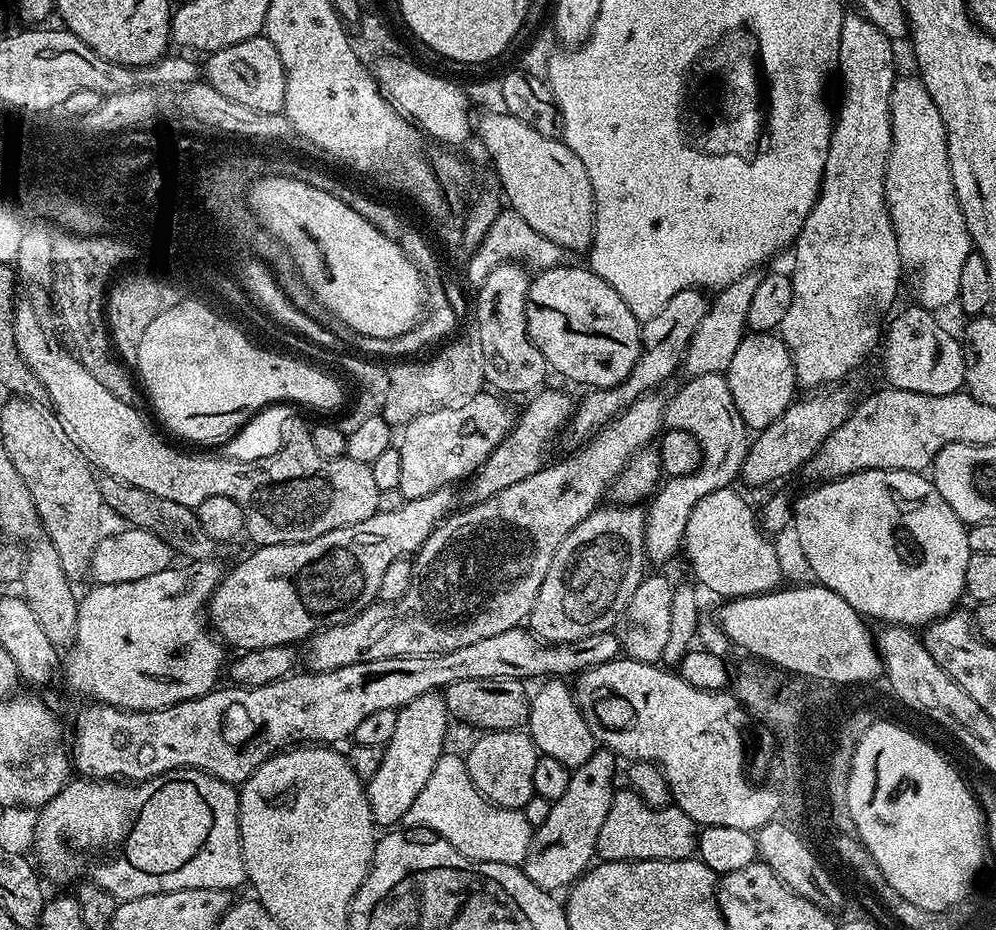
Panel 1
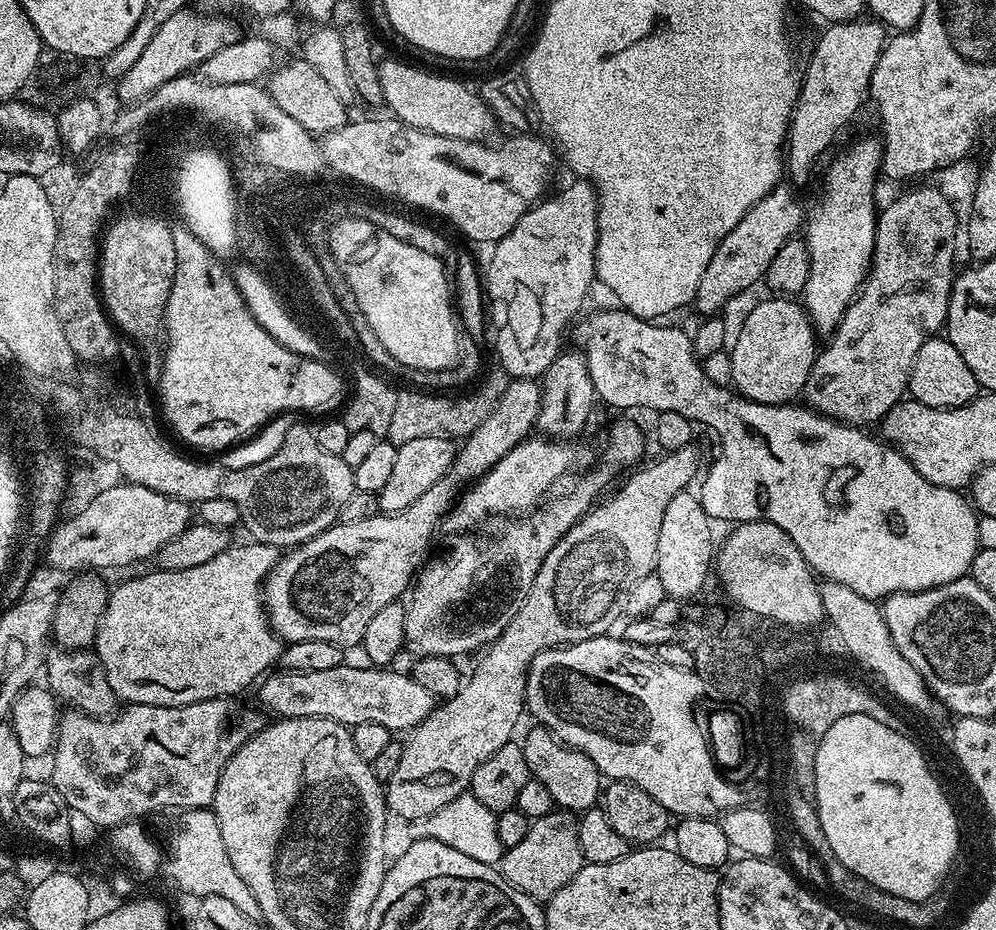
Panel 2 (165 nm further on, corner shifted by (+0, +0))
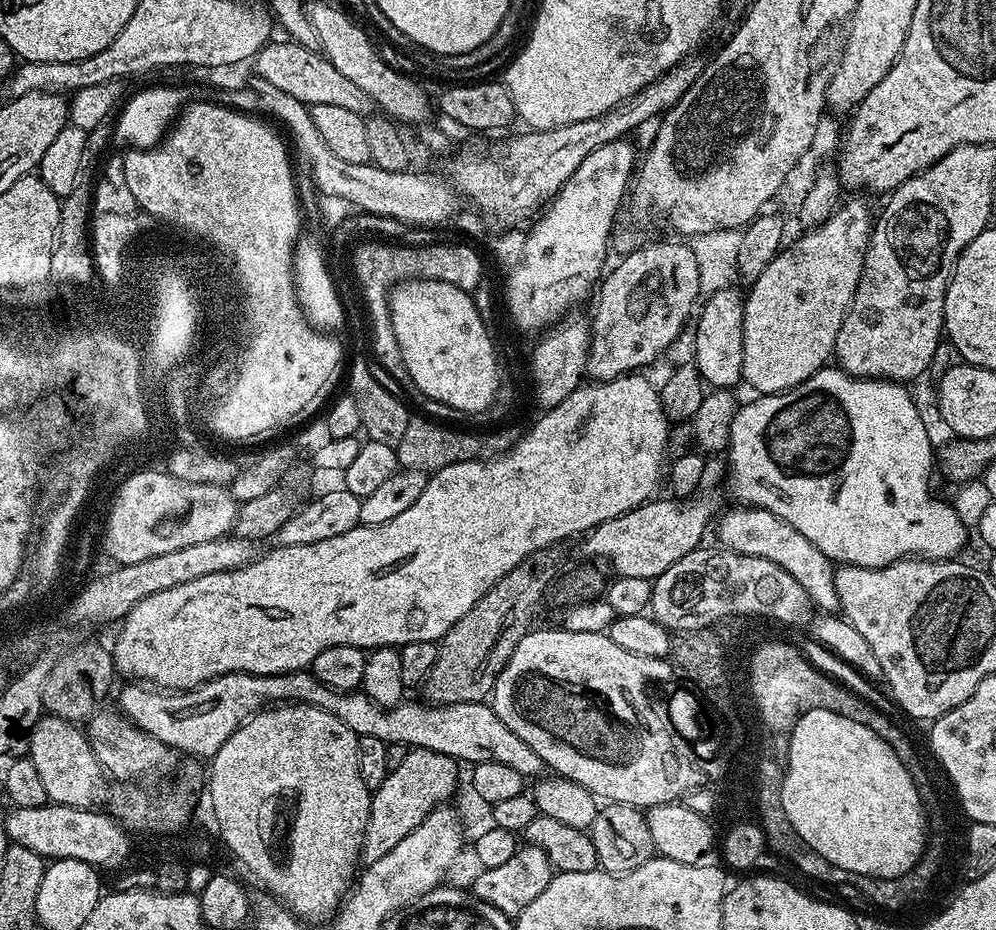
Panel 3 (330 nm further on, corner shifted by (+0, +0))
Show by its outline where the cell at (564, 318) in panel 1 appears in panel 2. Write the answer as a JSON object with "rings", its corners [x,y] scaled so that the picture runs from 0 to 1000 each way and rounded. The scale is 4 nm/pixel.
{"rings":[[[614,329],[611,335],[594,335],[590,341],[588,340],[577,349],[577,353],[579,352],[579,371],[577,370],[577,373],[585,382],[588,394],[592,398],[592,411],[603,431],[607,430],[614,439],[656,439],[656,444],[659,445],[683,443],[691,452],[700,457],[708,456],[709,459],[716,460],[723,468],[723,487],[720,488],[719,496],[712,501],[707,517],[705,517],[705,512],[702,517],[702,520],[704,519],[703,527],[701,526],[704,544],[708,546],[708,553],[716,560],[746,561],[769,558],[777,561],[777,566],[781,566],[785,570],[789,570],[789,574],[793,574],[797,587],[801,587],[805,600],[809,600],[809,604],[815,610],[815,614],[820,620],[836,624],[845,630],[853,630],[853,634],[857,634],[857,639],[865,639],[865,643],[873,643],[881,647],[887,646],[890,641],[897,641],[900,637],[934,634],[938,630],[946,630],[950,626],[967,624],[973,618],[976,601],[982,588],[980,583],[982,555],[977,543],[969,534],[968,539],[964,534],[967,532],[959,525],[947,525],[946,523],[938,523],[938,518],[930,518],[930,514],[926,514],[926,510],[922,510],[922,505],[918,505],[916,498],[895,477],[879,468],[876,470],[871,466],[874,463],[868,462],[866,459],[844,456],[842,452],[836,452],[833,447],[825,447],[806,433],[762,434],[744,426],[734,416],[713,411],[713,406],[709,406],[707,401],[706,390],[700,387],[699,382],[695,378],[694,360],[690,356],[687,358],[683,353],[666,353],[666,347],[646,344],[618,329]]]}

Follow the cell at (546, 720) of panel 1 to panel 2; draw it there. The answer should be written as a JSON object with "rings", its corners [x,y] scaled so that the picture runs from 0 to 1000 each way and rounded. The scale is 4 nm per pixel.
{"rings":[[[534,781],[529,787],[523,804],[531,833],[552,851],[559,868],[567,872],[585,873],[599,866],[604,854],[604,835],[590,812],[562,799],[550,784],[541,781]]]}

